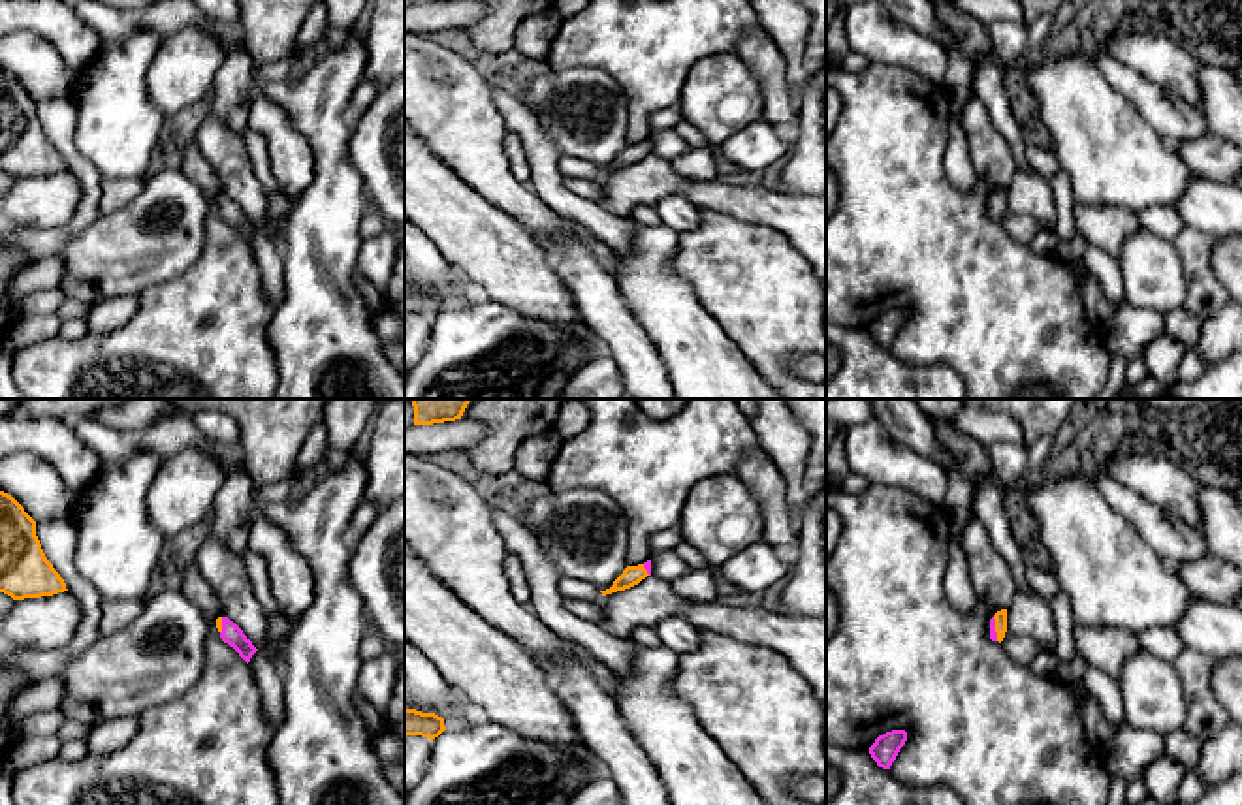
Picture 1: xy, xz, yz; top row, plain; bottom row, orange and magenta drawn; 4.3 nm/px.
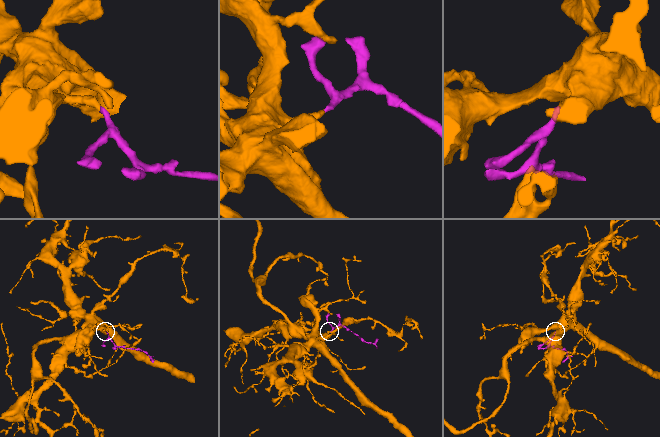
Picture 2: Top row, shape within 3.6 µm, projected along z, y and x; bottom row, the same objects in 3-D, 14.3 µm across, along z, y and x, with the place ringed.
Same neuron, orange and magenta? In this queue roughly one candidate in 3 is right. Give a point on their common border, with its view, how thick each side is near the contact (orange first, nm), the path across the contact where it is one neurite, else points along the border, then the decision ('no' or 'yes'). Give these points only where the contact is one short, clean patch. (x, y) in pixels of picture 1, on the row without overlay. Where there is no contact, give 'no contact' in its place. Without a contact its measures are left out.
meets orange in yz at (996, 207); 50 nm thick on the orange side, 30 nm on the other; runs through yz (1000, 196), (996, 207), (992, 200); yes

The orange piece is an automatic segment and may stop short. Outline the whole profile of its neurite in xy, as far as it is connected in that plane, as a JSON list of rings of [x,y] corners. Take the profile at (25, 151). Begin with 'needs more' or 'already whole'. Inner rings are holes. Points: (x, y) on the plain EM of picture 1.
already whole; [[[0,70],[0,171],[24,179],[64,169],[64,158],[36,115],[36,100],[11,73]]]

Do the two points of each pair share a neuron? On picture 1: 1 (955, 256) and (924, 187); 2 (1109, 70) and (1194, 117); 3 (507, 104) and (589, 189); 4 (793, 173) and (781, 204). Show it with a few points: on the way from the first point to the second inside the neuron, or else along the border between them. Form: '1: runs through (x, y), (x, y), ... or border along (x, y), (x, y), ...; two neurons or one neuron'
1: runs through (938, 239), (924, 226), (924, 204); one neuron
2: runs through (1130, 83), (1167, 119), (1173, 119); one neuron
3: border along (574, 190), (599, 205); two neurons
4: border along (778, 187), (806, 196); two neurons

